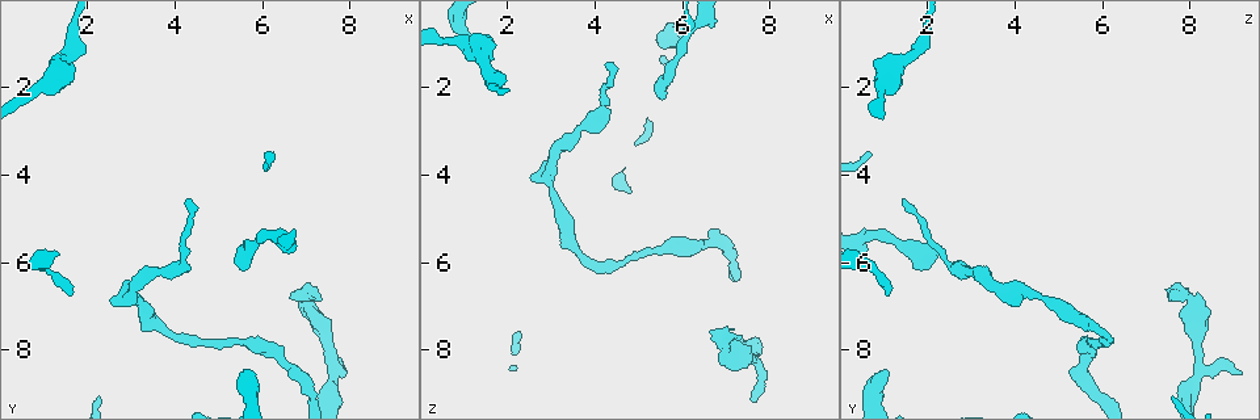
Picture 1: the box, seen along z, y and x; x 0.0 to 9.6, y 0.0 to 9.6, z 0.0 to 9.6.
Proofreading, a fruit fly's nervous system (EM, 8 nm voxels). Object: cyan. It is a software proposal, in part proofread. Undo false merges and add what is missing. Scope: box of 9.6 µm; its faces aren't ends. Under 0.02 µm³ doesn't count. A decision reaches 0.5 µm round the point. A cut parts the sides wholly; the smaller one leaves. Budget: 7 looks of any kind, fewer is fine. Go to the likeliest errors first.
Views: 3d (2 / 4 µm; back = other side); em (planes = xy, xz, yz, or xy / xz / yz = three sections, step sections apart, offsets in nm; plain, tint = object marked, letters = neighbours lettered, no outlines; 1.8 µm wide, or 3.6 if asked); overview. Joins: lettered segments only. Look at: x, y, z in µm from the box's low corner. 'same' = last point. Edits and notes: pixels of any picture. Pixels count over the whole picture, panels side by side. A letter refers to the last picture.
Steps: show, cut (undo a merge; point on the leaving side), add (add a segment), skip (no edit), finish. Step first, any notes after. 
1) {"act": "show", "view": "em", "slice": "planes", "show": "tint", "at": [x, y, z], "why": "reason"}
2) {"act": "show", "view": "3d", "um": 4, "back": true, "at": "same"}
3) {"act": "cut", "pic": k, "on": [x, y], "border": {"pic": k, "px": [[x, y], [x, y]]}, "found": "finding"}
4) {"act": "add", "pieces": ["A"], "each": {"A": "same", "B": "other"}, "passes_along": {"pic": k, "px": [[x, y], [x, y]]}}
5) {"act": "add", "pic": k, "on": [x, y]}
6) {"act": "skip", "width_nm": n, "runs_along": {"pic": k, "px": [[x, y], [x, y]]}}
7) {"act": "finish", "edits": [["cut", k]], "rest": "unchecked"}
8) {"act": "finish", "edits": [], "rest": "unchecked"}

{"act": "show", "view": "em", "slice": "planes", "show": "letters", "at": [5.55, 5.85, 2.25], "why": "long arm stops here"}

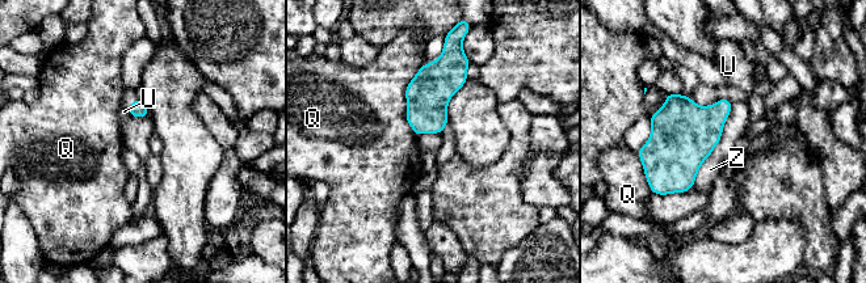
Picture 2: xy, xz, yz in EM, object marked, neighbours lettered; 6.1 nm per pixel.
{"act": "skip", "each": {"Q": "other", "U": "other", "Z": "other"}, "border": {"pic": 2, "px": [[425, 63], [406, 88], [416, 135]]}, "found": "none of them fits"}

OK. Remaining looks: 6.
{"act": "show", "view": "3d", "um": 2, "at": [7.25, 6.85, 7.65], "why": "an open end"}

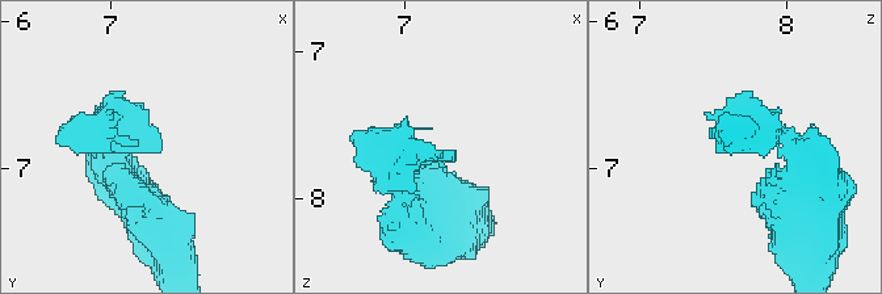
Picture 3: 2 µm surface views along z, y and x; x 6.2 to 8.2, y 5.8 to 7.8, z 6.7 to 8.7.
{"act": "show", "view": "em", "slice": "planes", "show": "letters", "at": [7.34, 6.88, 7.66], "why": "now the EM"}

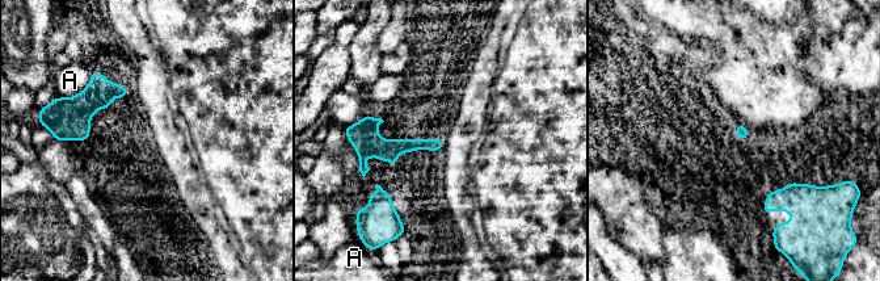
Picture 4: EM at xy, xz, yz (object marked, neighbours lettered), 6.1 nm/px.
{"act": "skip", "each": {"A": "other"}, "border": {"pic": 4, "px": [[93, 72], [83, 89], [66, 97]]}, "found": "none of them fits"}

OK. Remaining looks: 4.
{"act": "show", "view": "em", "slice": "xz", "step": 4, "show": "letters", "at": [1.55, 6.70, 1.10], "why": "branch stops here"}

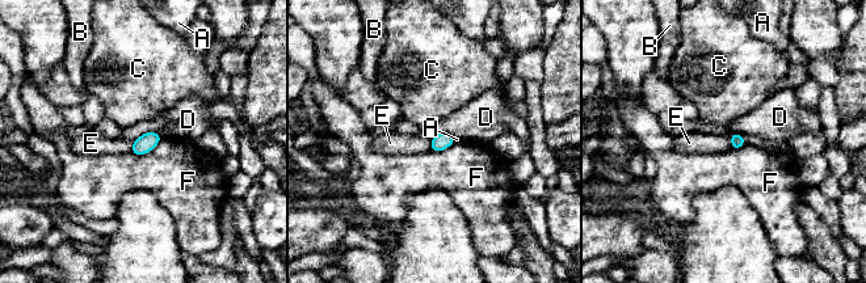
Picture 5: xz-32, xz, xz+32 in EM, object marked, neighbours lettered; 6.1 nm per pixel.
{"act": "show", "view": "em", "slice": "xy", "step": 16, "show": "letters", "at": "same", "why": "cut it another way"}

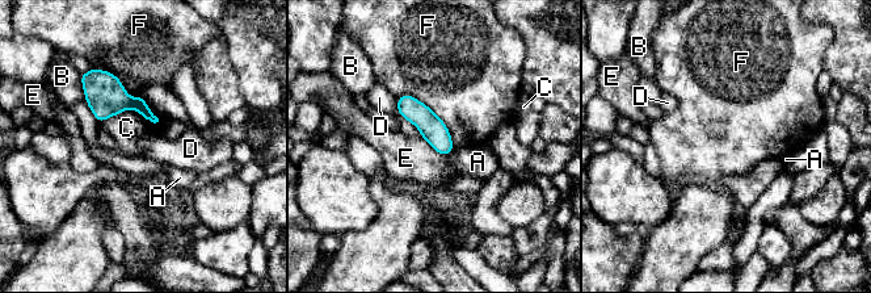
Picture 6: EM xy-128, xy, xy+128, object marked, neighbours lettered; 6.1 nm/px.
{"act": "skip", "each": {"A": "other", "B": "other", "C": "other", "D": "other", "E": "other", "F": "other"}, "border": {"pic": 6, "px": [[421, 137], [446, 157]]}, "found": "none of them fits"}

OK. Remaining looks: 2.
{"act": "finish", "edits": [], "rest": "unchecked"}

